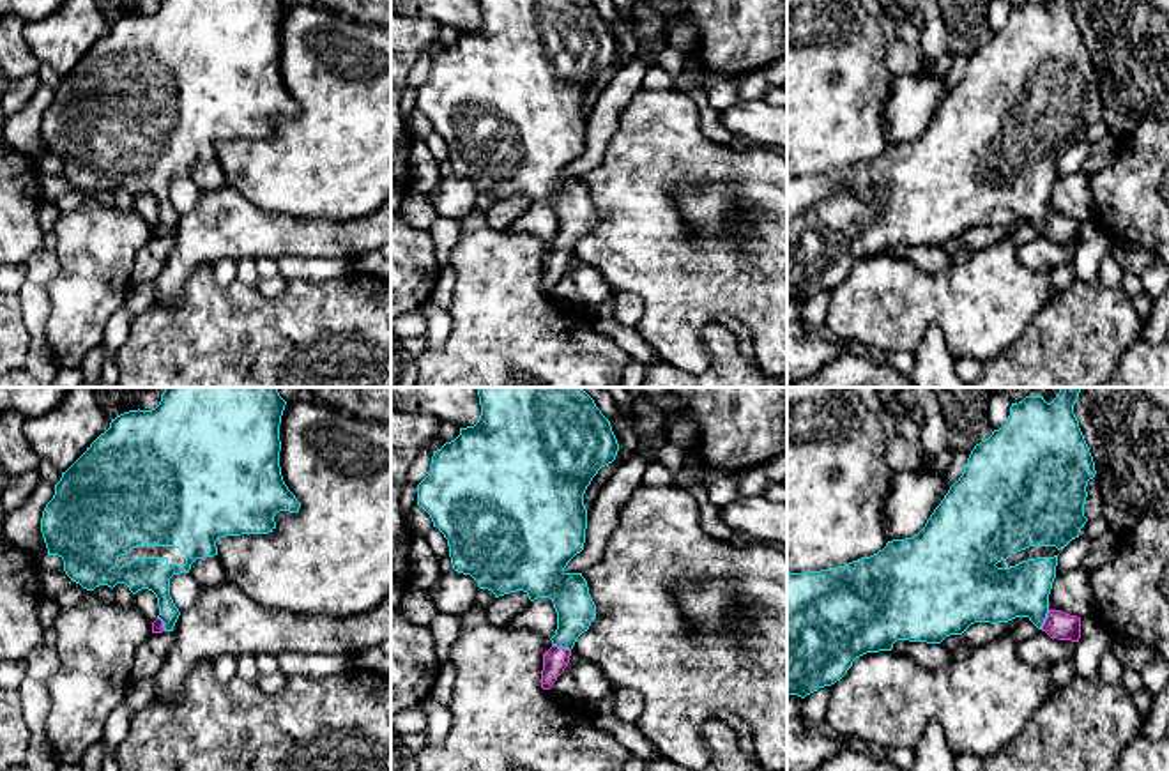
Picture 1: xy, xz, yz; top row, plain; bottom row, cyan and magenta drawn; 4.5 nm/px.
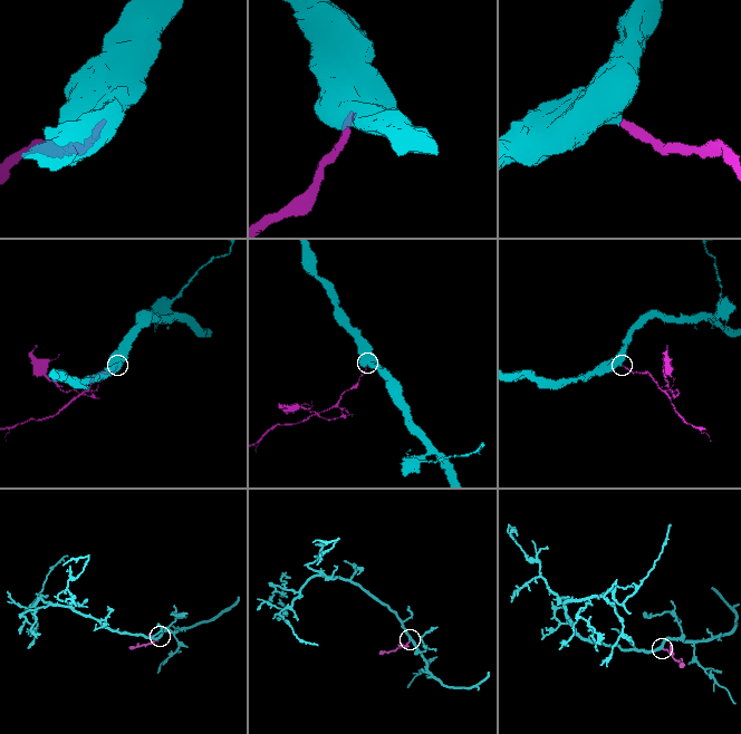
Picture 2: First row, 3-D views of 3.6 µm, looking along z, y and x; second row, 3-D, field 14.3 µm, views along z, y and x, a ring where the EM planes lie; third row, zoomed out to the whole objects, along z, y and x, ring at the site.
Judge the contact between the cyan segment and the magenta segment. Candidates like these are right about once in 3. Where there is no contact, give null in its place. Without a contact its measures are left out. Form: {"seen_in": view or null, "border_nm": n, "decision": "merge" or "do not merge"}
{"seen_in": "xz", "border_nm": 100, "decision": "merge"}

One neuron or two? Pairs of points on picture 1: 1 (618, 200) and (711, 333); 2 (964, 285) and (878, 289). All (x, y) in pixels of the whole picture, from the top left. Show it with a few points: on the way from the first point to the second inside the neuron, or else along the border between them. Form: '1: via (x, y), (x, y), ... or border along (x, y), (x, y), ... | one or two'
1: border along (713, 320), (701, 335), (710, 354), (706, 368) | two
2: via (943, 289), (899, 289) | one

